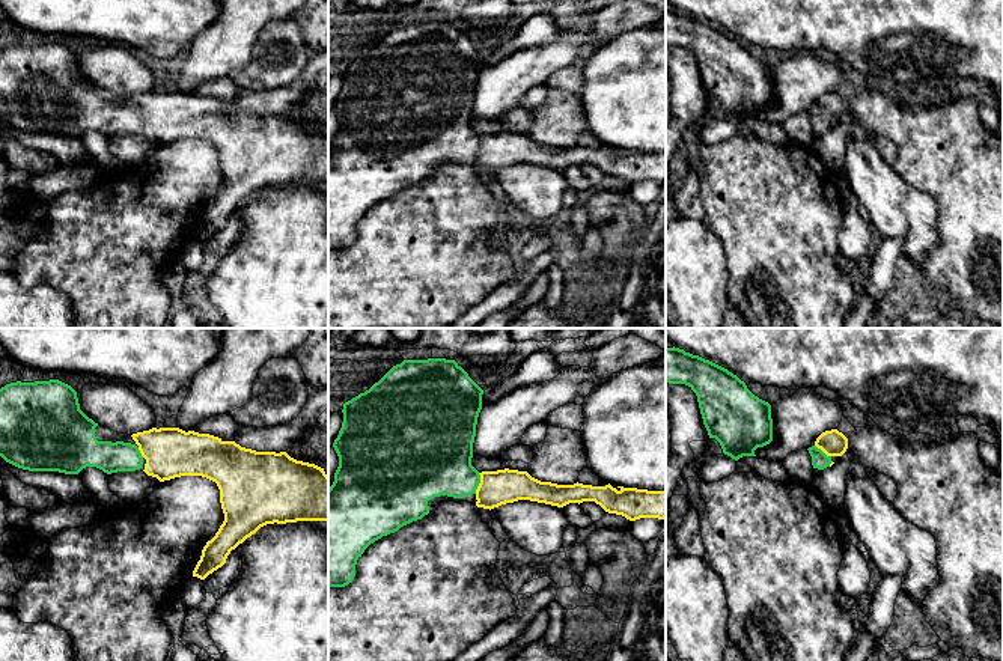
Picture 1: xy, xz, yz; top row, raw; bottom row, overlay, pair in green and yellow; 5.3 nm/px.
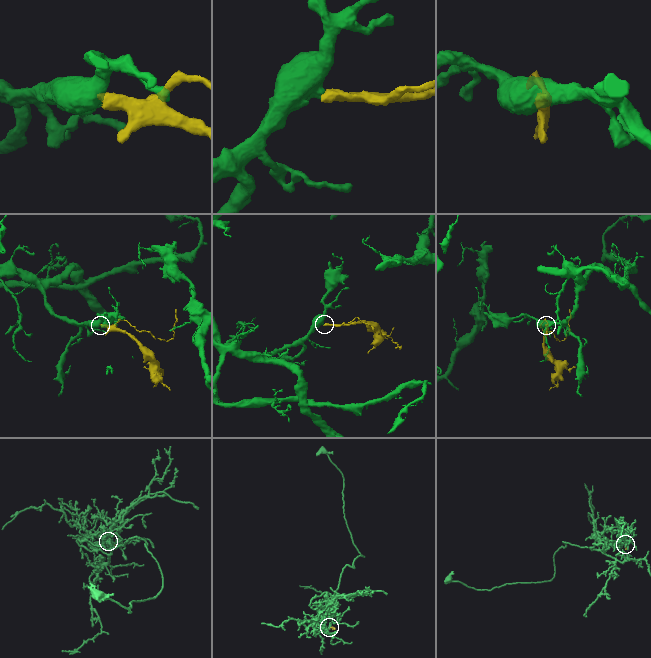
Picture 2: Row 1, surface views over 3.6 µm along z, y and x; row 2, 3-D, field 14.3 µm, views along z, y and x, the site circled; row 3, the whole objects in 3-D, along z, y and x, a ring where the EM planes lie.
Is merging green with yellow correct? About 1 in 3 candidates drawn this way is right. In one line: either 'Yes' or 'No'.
Yes

